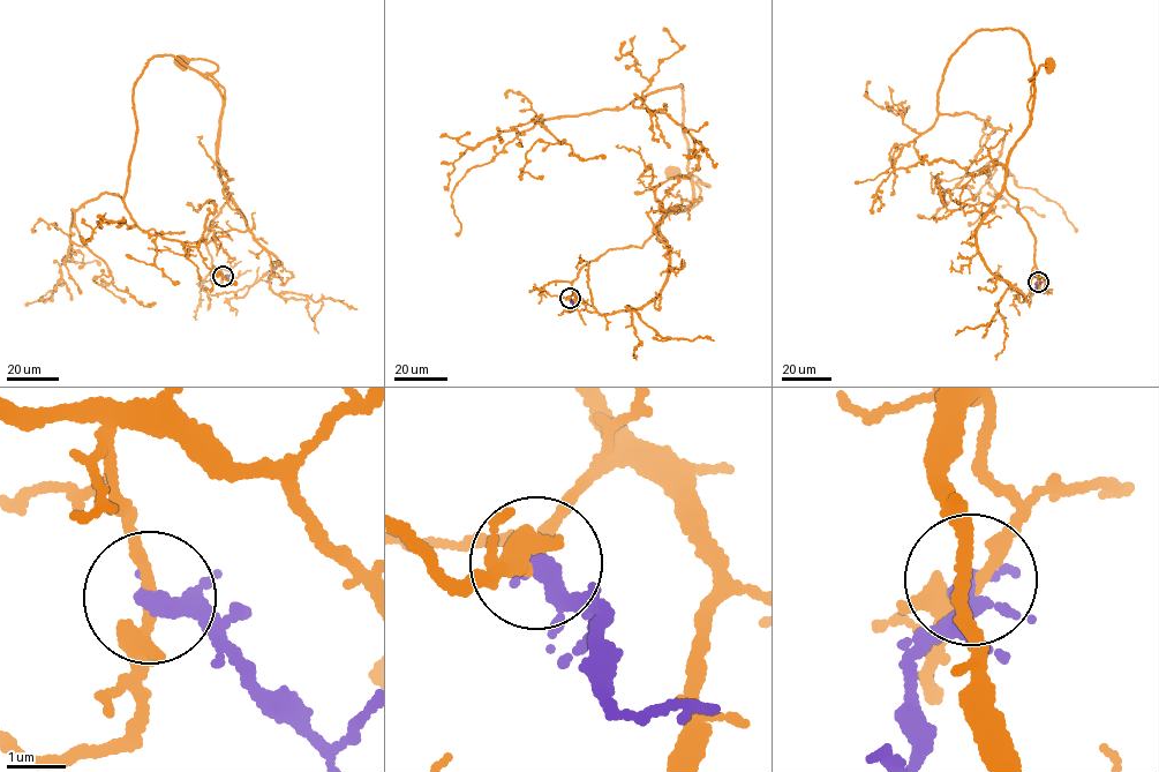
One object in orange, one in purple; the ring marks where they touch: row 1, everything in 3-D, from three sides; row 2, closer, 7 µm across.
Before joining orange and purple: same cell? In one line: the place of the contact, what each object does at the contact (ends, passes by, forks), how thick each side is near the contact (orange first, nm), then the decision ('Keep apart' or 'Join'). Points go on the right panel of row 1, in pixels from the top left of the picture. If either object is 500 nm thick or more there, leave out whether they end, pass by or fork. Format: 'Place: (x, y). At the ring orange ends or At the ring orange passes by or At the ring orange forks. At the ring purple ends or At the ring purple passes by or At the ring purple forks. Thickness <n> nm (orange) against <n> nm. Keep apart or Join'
Place: (1038, 282). At the ring orange forks. At the ring purple passes by. Thickness 190 nm (orange) against 260 nm. Keep apart

